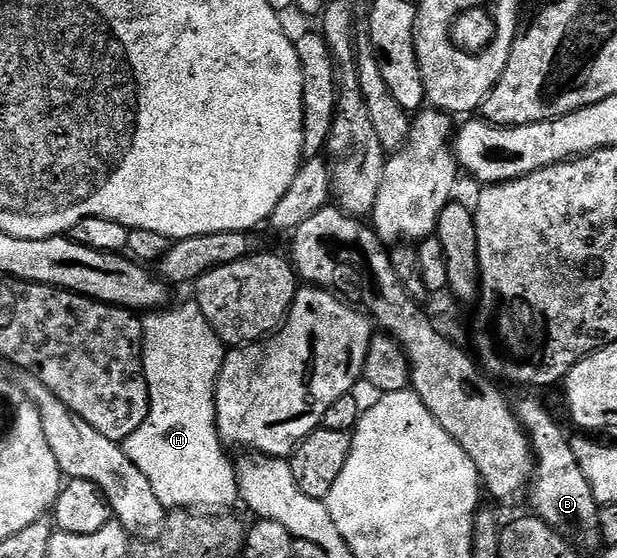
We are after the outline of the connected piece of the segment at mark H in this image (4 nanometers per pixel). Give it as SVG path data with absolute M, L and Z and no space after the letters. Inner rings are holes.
M188 301L181 307L171 307L152 309L143 316L148 416L122 446L130 461L142 469L146 481L150 481L158 501L162 501L166 509L232 509L240 497L236 468L233 460L228 460L224 453L226 449L216 428L216 382L224 364L226 345L216 336L196 302Z

